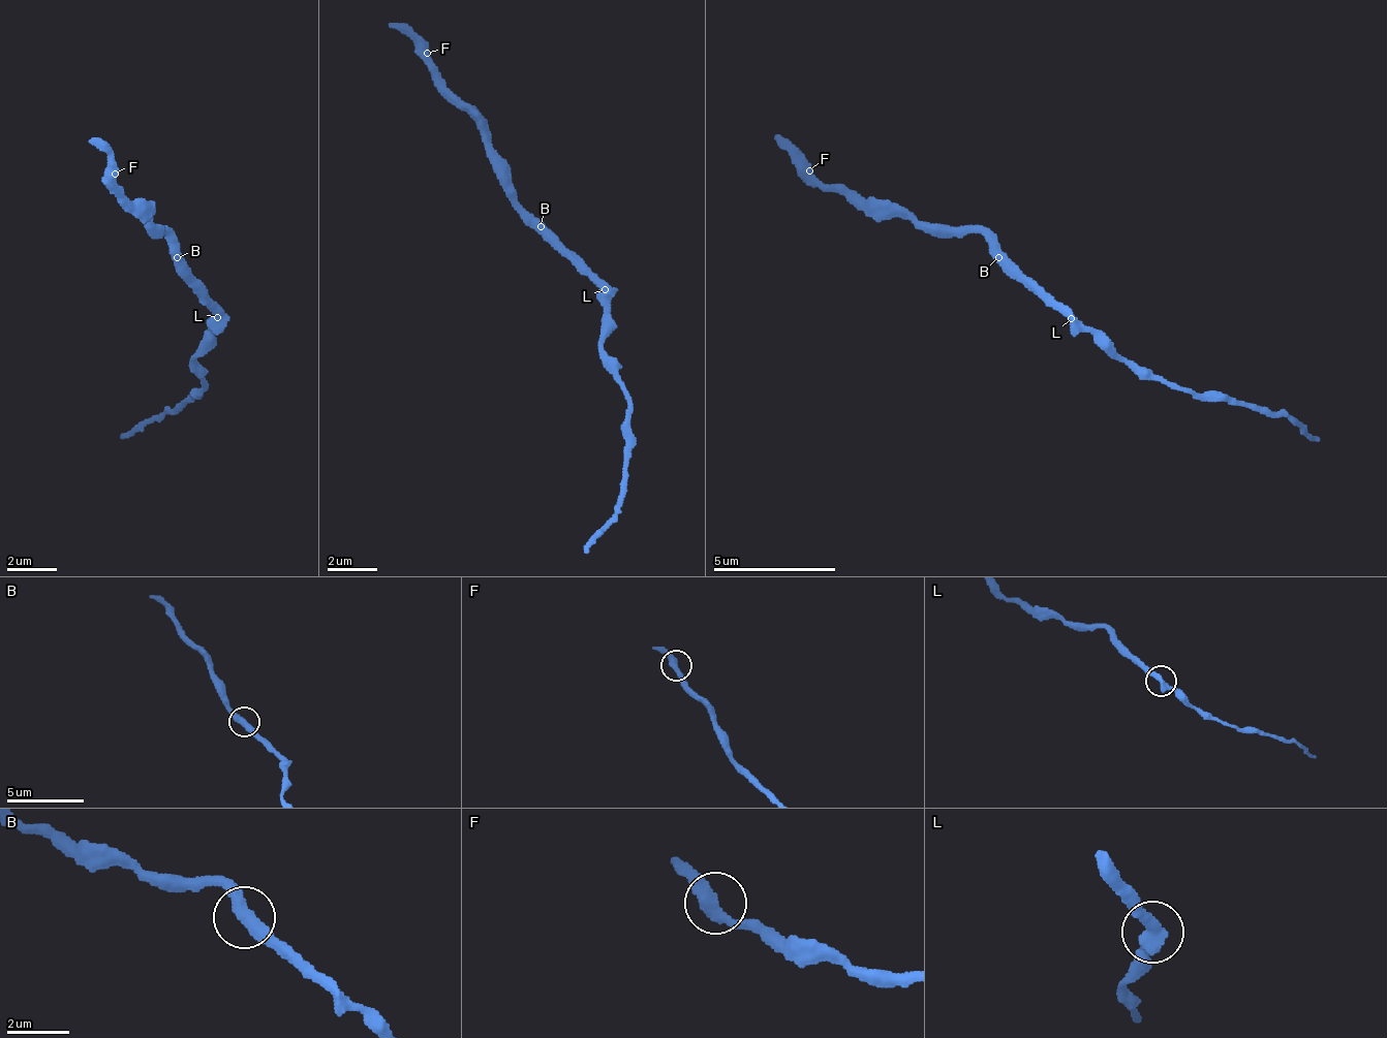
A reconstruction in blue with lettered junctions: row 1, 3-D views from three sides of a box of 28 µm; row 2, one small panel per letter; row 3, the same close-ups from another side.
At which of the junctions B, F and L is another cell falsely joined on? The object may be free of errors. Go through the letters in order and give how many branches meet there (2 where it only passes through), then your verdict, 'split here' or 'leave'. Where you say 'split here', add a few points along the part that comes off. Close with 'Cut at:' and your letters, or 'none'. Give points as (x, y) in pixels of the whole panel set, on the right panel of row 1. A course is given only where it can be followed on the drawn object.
B: branches 2; leave
F: branches 2; leave
L: branches 2; split here; course (1070, 319), (1134, 363), (1179, 387), (1268, 405), (1319, 442)
Cut at: L

